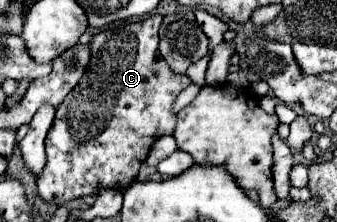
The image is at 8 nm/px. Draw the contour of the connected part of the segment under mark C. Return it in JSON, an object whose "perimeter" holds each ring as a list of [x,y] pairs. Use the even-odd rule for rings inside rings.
{"perimeter":[[[162,16],[128,22],[102,30],[90,40],[90,64],[80,82],[58,106],[54,124],[46,136],[46,168],[38,178],[38,194],[56,206],[68,200],[98,194],[104,188],[124,190],[136,180],[140,164],[146,160],[150,146],[164,134],[172,134],[176,116],[170,112],[176,96],[190,84],[186,76],[176,76],[166,60],[158,54],[158,28]]]}

